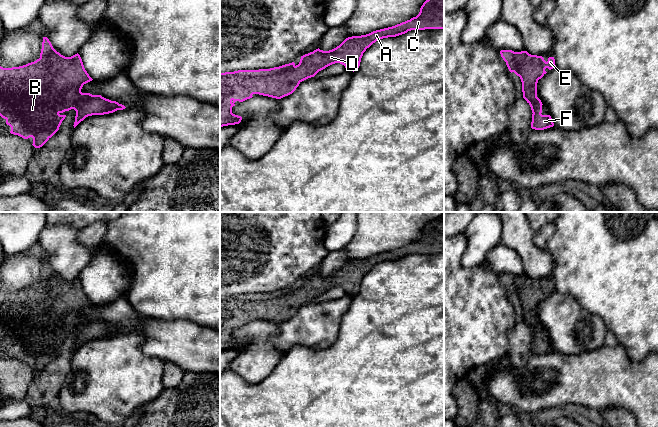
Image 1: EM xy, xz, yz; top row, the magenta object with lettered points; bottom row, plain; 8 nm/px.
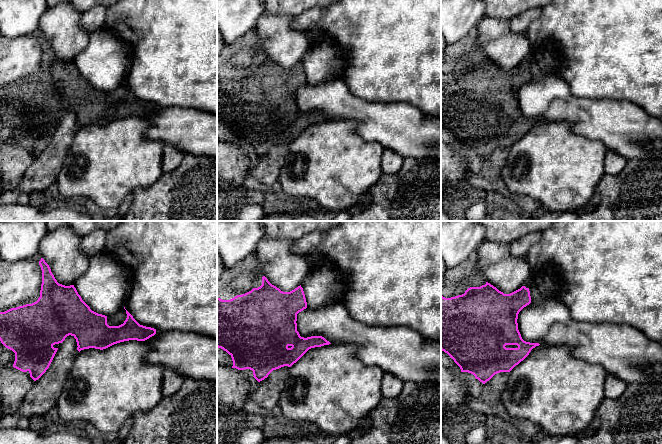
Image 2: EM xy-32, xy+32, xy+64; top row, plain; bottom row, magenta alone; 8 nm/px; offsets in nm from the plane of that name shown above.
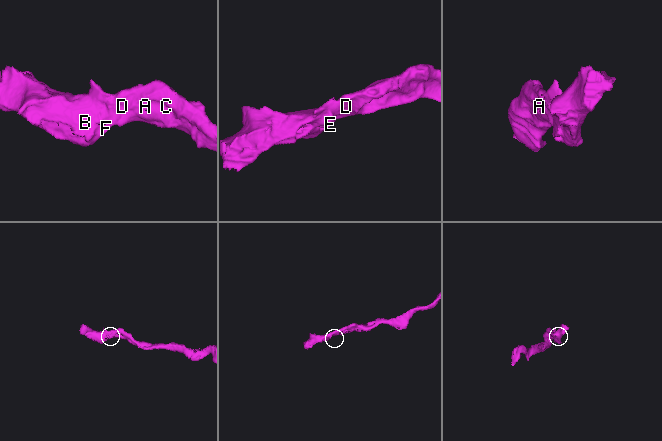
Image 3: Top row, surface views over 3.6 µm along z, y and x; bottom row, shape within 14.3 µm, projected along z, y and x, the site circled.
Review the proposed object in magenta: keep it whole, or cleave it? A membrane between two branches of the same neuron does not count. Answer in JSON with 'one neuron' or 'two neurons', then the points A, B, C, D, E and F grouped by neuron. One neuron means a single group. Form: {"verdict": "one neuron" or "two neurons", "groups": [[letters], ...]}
{"verdict": "one neuron", "groups": [["A", "B", "C", "D", "E", "F"]]}

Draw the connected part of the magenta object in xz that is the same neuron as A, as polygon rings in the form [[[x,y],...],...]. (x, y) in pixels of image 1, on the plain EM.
[[[444,215],[426,224],[416,241],[366,259],[348,261],[329,275],[318,272],[301,280],[298,289],[292,286],[270,293],[220,297],[220,351],[241,346],[242,341],[232,337],[236,325],[243,326],[253,318],[281,323],[292,318],[302,305],[335,287],[354,296],[363,277],[376,265],[425,253],[444,253]]]

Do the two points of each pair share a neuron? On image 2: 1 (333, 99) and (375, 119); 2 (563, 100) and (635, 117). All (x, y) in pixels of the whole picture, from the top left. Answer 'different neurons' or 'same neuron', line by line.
1: same neuron
2: same neuron

